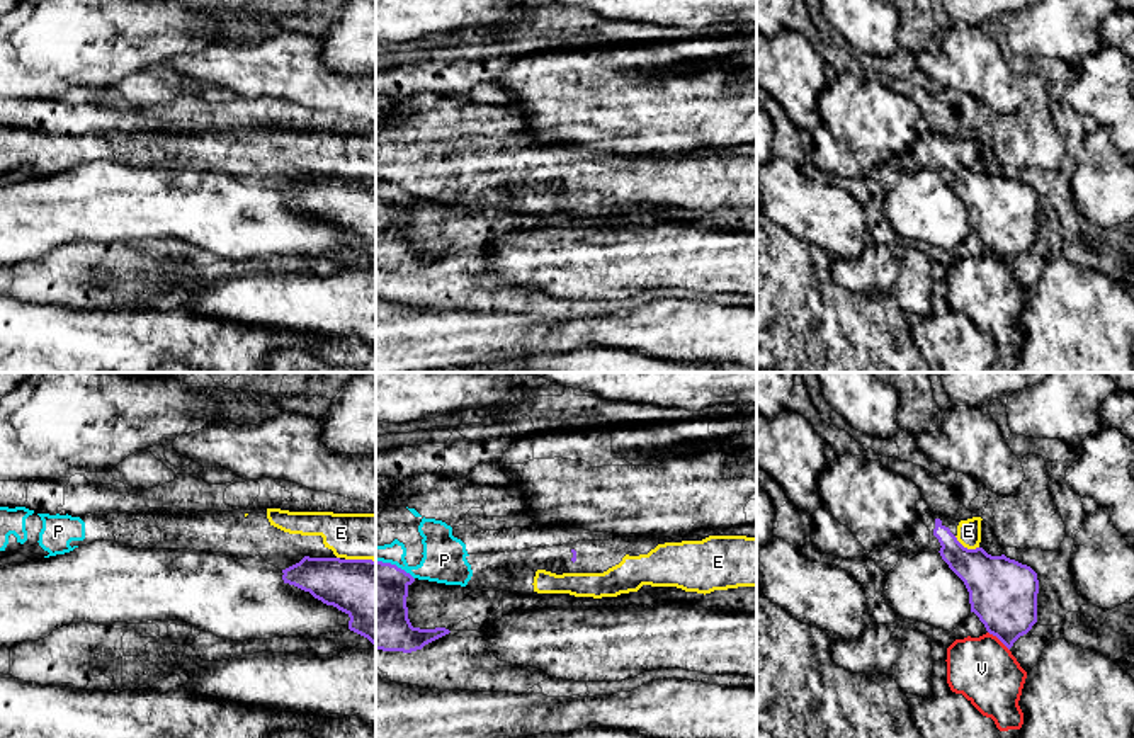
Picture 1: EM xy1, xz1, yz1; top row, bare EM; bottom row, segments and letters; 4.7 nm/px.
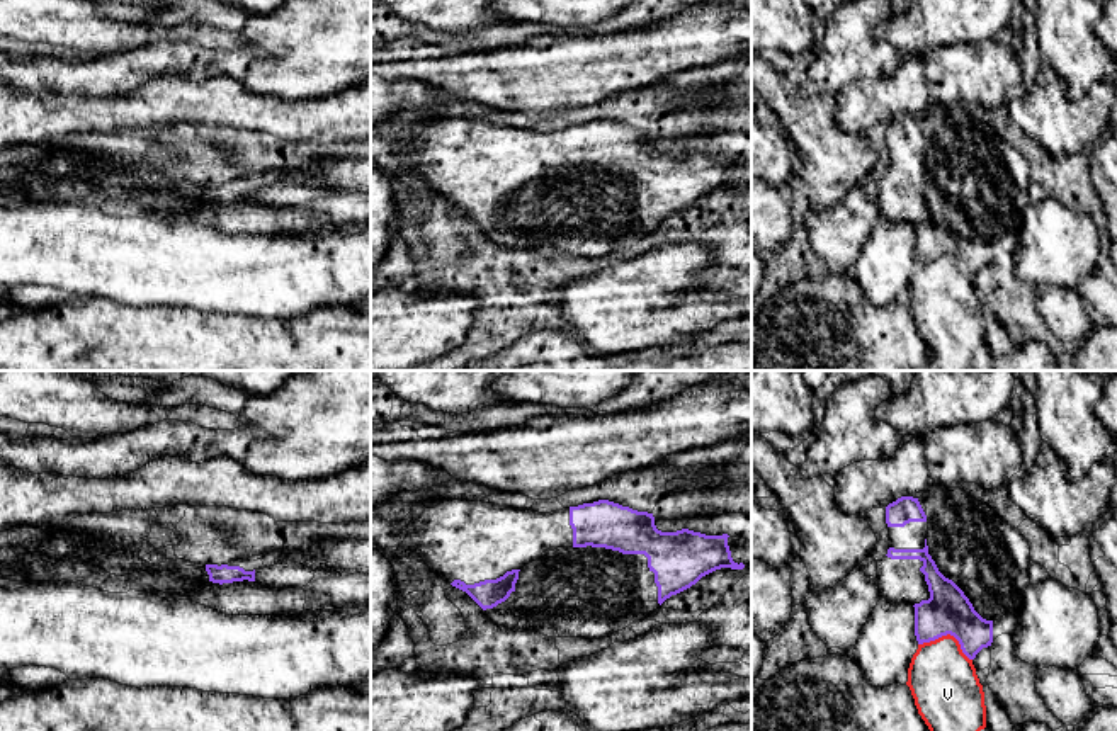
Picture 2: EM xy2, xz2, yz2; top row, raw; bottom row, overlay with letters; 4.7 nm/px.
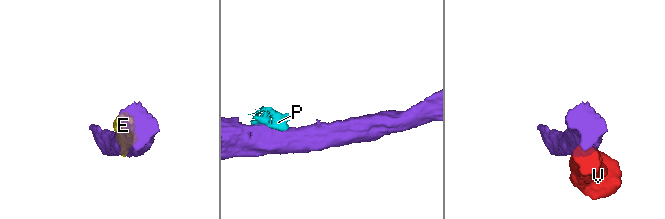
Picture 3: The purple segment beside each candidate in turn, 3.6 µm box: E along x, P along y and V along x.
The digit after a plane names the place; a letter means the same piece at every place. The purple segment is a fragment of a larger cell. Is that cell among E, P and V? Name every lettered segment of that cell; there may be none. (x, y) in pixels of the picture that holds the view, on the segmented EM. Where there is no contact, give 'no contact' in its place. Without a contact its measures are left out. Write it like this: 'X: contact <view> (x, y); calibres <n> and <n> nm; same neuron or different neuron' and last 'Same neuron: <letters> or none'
E: contact yz1 (966, 548); calibres 300 and 110 nm; different neuron
P: contact xz1 (395, 565); calibres 300 and 200 nm; different neuron
V: contact yz2 (947, 633); calibres 220 and 320 nm; different neuron
Same neuron: none

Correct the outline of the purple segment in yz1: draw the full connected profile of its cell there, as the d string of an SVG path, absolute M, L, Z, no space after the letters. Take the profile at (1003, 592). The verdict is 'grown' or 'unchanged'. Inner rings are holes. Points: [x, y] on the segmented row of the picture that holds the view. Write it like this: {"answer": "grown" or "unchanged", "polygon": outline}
{"answer": "unchanged", "polygon": "M935 519L933 536L942 546L938 551L942 559L964 582L969 592L971 612L979 617L989 634L996 636L1010 650L1037 622L1037 573L1005 554L991 556L983 548L964 548L940 519Z"}

